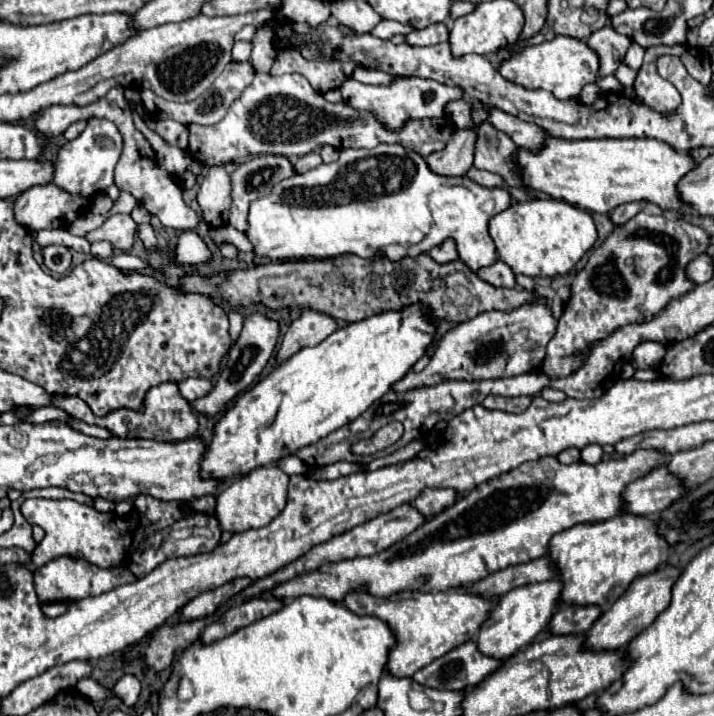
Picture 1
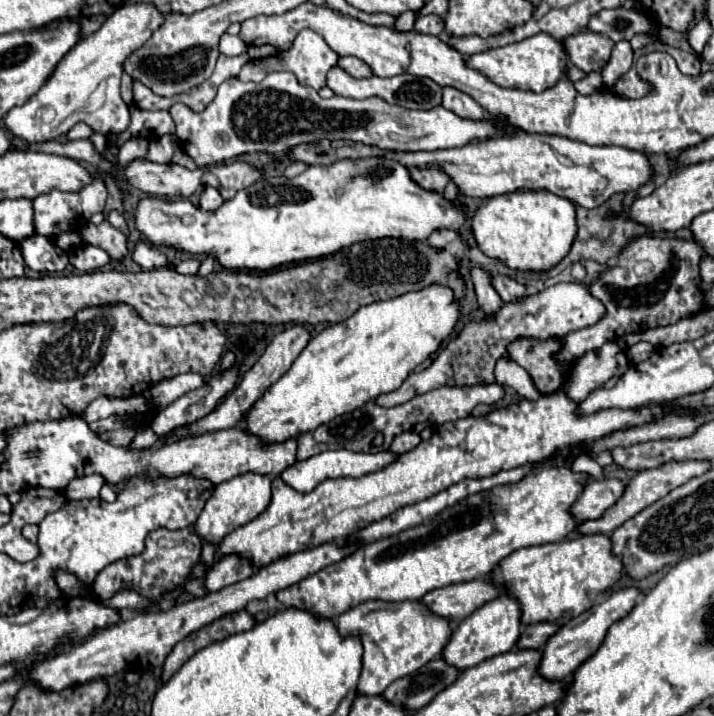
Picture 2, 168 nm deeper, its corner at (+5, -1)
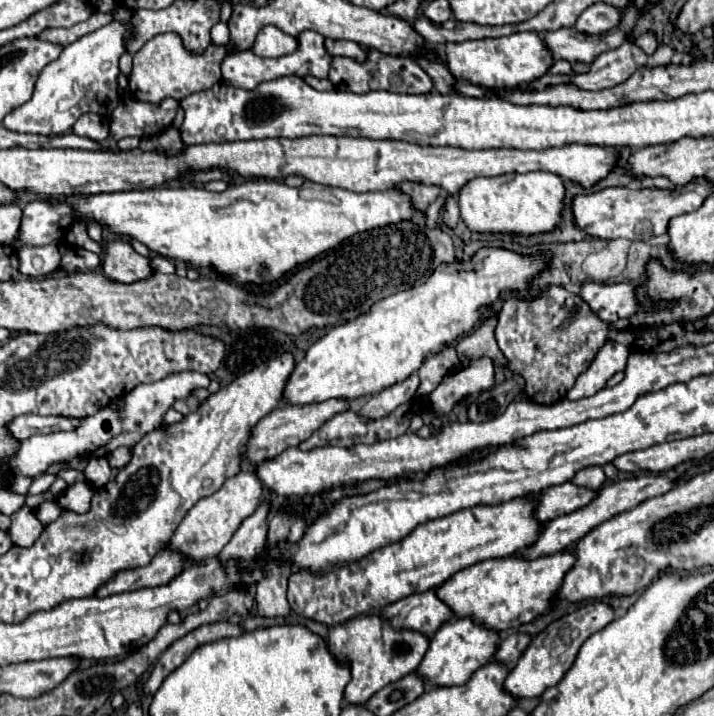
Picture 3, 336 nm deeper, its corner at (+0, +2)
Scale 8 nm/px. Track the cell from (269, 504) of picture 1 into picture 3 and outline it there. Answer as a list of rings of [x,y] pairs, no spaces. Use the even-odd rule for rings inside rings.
[[[241,470],[239,474],[227,478],[225,484],[219,488],[219,492],[199,500],[199,504],[195,504],[187,512],[187,516],[183,518],[183,522],[179,524],[179,528],[175,530],[175,534],[169,542],[171,548],[183,552],[187,558],[191,558],[195,562],[205,562],[205,560],[217,558],[219,552],[225,548],[225,544],[235,534],[235,530],[239,528],[239,524],[259,508],[261,500],[263,500],[261,480],[257,478],[257,474],[253,470]]]

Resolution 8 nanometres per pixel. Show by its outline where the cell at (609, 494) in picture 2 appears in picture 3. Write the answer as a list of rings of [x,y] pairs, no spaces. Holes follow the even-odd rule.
[[[573,482],[551,486],[539,494],[539,508],[535,512],[535,518],[539,518],[541,522],[555,520],[579,508],[585,508],[587,504],[593,502],[595,496],[597,496],[597,490],[581,488],[581,486],[575,486]]]

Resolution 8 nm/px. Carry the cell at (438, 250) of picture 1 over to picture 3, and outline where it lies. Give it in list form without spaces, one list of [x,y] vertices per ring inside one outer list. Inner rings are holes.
[[[449,194],[449,196],[447,196],[447,202],[445,202],[445,210],[443,210],[443,224],[445,224],[447,228],[455,228],[459,220],[461,220],[461,214],[459,214],[457,200]]]

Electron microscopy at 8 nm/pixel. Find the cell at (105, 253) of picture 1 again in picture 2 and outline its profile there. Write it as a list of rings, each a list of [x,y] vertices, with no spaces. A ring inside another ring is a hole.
[[[86,243],[78,245],[76,249],[72,249],[72,251],[68,253],[68,259],[70,259],[70,263],[72,263],[78,271],[82,271],[82,273],[96,271],[96,269],[104,267],[104,265],[110,261],[110,257],[108,257],[108,253],[106,253],[104,249],[92,247],[92,245],[86,245]]]

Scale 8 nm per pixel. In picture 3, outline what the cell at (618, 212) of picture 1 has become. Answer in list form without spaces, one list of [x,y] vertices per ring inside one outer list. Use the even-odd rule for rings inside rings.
[[[657,176],[657,178],[641,178],[641,184],[639,186],[641,188],[667,188],[667,190],[675,188],[675,184],[671,180],[667,180],[667,178],[663,178],[663,176]]]

